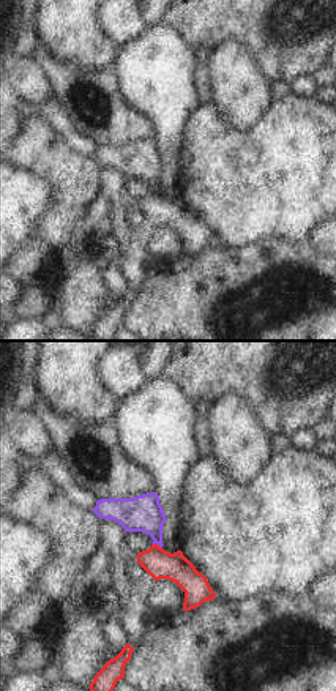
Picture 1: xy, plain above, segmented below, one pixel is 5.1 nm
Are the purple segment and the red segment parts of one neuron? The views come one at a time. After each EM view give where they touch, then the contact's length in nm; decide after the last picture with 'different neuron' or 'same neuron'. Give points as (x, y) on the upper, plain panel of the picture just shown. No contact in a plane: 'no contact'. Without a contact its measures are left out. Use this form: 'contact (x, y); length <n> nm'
contact (158, 191); length 50 nm

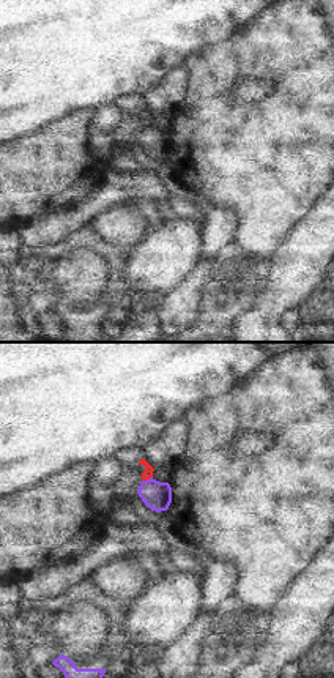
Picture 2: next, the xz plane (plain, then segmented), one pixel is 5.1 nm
contact (147, 126); length 60 nm

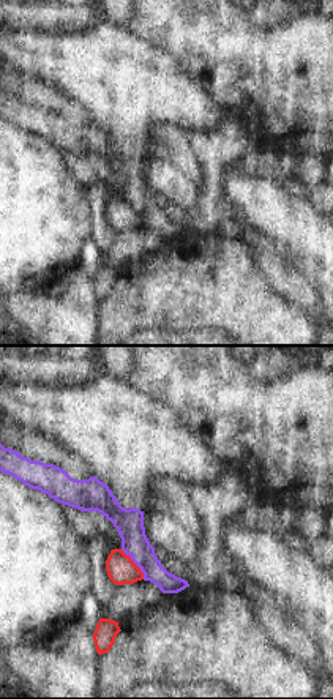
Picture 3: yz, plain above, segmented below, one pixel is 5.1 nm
contact (134, 209); length 200 nm

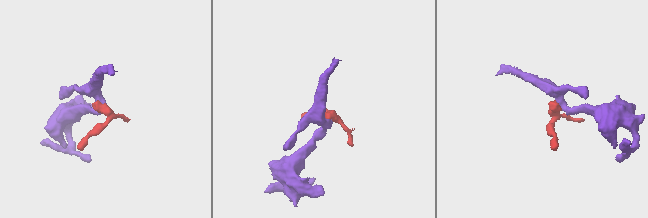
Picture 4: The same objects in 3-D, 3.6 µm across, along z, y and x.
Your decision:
different neuron

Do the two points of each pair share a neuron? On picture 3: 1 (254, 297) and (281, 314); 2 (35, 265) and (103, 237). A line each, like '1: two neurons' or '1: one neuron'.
1: one neuron
2: two neurons

